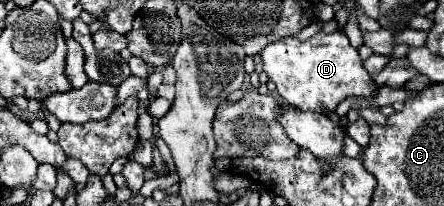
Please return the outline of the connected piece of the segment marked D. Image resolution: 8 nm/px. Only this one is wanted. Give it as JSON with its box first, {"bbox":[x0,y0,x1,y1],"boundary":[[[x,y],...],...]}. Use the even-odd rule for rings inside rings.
{"bbox":[261,32,377,112],"boundary":[[[319,32],[309,40],[285,38],[269,44],[261,52],[263,72],[275,82],[279,96],[299,110],[335,112],[337,104],[347,96],[369,96],[377,90],[373,78],[363,68],[361,56],[351,46],[349,38],[343,32]]]}

